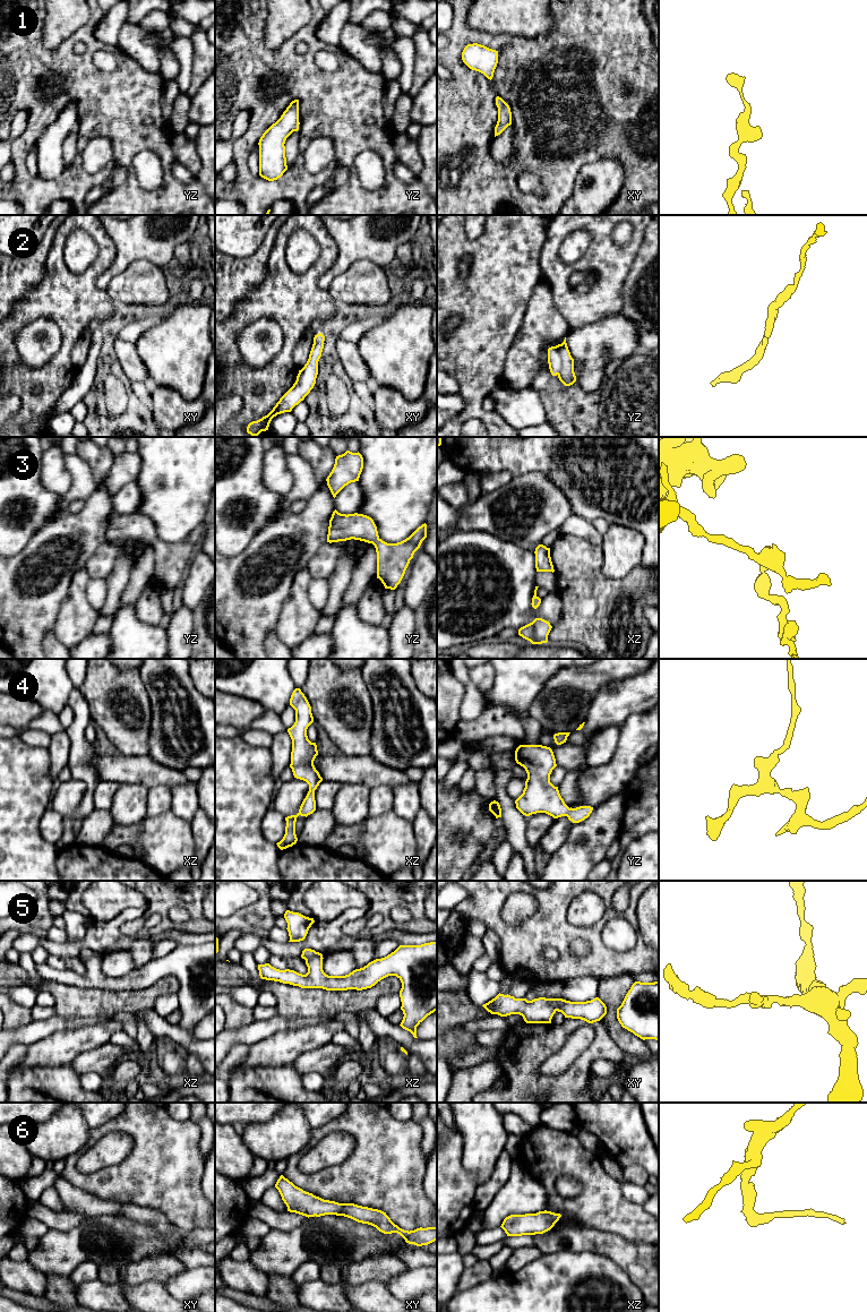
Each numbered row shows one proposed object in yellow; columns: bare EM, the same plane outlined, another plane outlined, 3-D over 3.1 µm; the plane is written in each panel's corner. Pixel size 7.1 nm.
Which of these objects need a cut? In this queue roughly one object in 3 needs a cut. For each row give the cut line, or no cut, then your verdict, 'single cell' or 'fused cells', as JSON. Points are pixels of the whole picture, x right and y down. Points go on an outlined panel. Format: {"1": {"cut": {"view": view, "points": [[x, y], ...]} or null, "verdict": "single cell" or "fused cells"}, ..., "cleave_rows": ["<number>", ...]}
{"1": {"cut": null, "verdict": "single cell"}, "2": {"cut": null, "verdict": "single cell"}, "3": {"cut": null, "verdict": "single cell"}, "4": {"cut": null, "verdict": "single cell"}, "5": {"cut": null, "verdict": "single cell"}, "6": {"cut": null, "verdict": "single cell"}, "cleave_rows": []}

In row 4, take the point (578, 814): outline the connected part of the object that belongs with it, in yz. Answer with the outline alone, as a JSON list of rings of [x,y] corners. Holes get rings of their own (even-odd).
[[[520,745],[515,761],[527,773],[523,794],[515,800],[516,808],[525,816],[546,813],[553,818],[567,816],[573,823],[587,818],[591,806],[569,808],[561,798],[558,787],[550,782],[550,774],[557,766],[553,752],[542,745]]]

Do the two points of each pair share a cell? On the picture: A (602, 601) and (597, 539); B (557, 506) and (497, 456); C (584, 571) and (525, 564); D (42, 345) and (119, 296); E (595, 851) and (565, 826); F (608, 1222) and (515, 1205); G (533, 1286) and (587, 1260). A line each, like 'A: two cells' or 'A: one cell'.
A: two cells
B: two cells
C: two cells
D: two cells
E: two cells
F: two cells
G: one cell

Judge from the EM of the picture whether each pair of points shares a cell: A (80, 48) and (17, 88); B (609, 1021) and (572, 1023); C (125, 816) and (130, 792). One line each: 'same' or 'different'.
A: different
B: different
C: same

